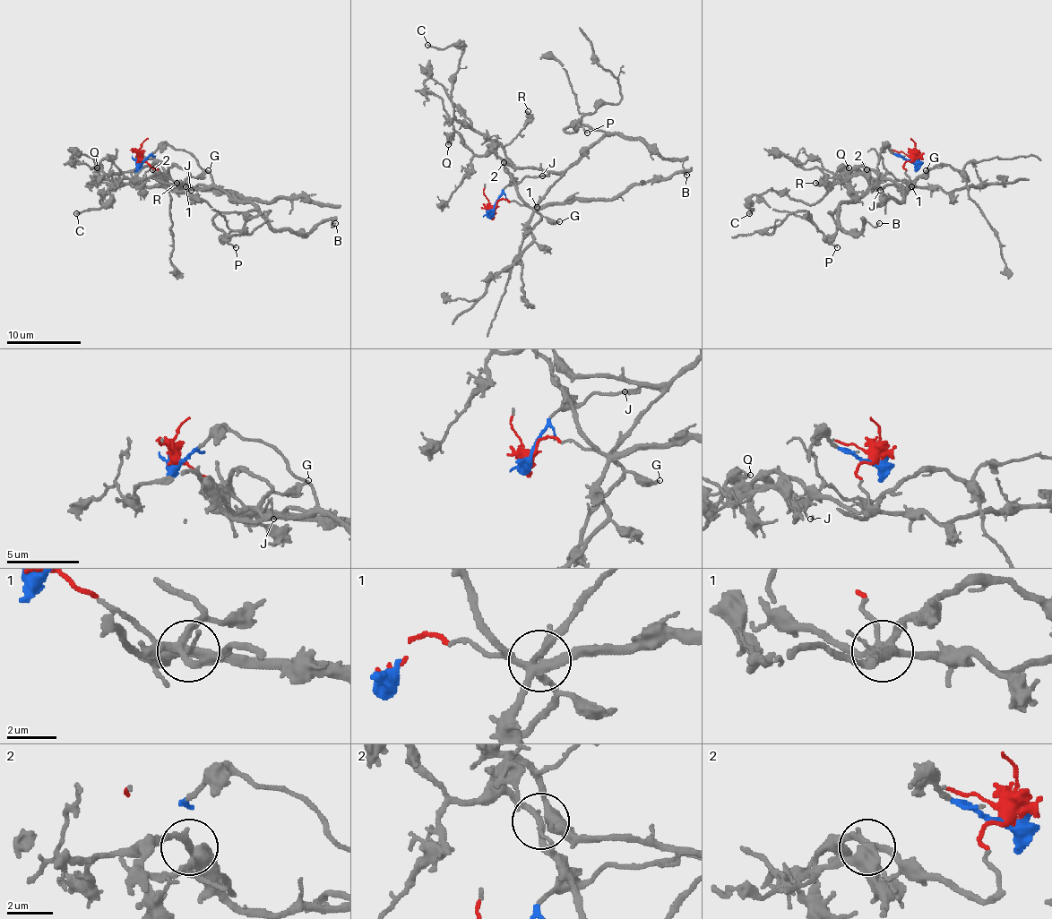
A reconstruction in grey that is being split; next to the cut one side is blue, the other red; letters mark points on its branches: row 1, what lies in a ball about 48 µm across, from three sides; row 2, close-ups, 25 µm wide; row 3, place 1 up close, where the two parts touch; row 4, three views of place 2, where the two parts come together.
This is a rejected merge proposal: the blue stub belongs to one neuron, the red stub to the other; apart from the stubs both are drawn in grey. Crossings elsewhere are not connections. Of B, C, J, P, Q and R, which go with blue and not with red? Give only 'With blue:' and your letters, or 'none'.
With blue: B, C, J, P, R

